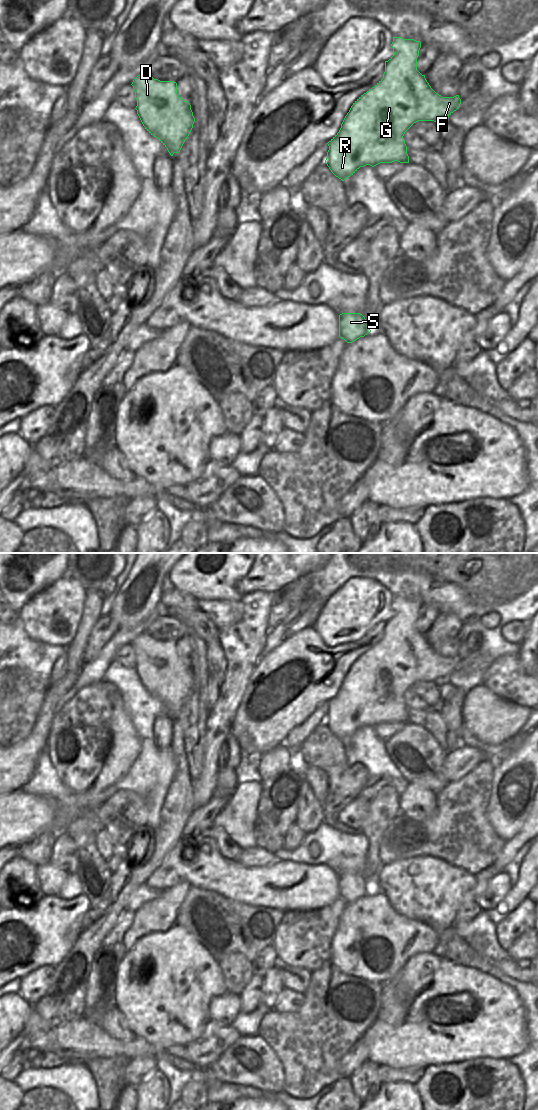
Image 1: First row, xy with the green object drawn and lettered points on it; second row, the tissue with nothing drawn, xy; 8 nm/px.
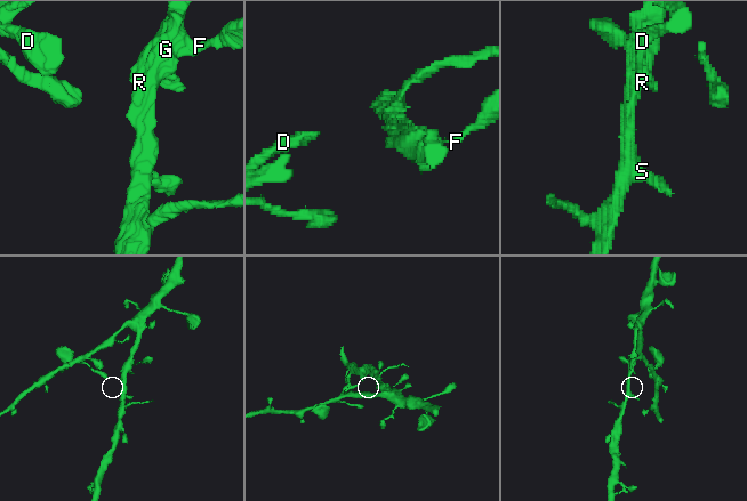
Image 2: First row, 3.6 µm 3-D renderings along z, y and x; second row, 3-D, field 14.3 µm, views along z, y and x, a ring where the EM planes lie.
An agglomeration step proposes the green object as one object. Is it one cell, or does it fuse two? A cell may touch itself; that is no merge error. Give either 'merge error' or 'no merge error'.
no merge error

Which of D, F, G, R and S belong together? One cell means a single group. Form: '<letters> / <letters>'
D F G R S

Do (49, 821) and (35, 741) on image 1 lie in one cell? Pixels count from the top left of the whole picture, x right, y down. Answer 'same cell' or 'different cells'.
different cells

